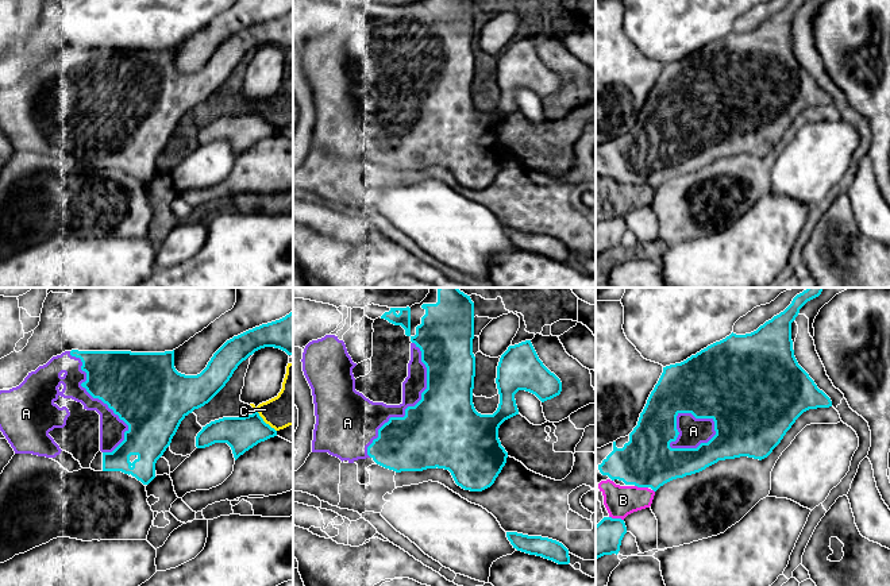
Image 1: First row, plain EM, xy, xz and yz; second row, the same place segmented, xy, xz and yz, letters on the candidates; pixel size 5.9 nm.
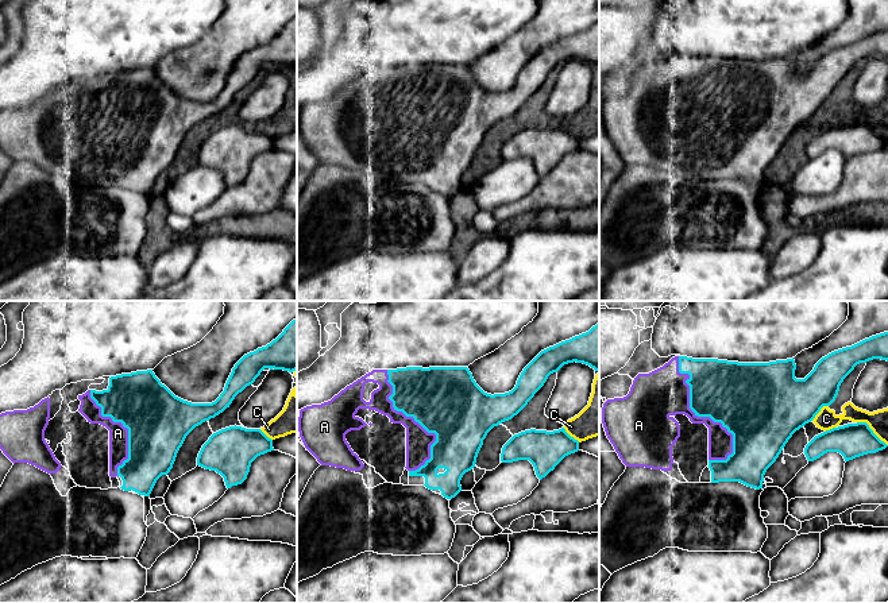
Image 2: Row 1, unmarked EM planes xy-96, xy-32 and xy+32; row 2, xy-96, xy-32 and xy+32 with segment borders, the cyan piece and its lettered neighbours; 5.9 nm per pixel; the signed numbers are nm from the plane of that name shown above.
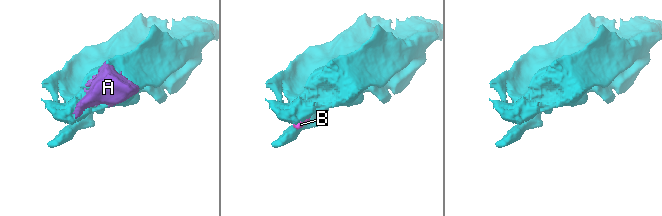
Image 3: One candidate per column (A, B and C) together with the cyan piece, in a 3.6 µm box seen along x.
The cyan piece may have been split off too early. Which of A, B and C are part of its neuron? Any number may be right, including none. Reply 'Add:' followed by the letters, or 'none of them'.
Add: A

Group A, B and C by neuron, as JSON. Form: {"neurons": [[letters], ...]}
{"neurons": [["A"], ["B", "C"]]}

